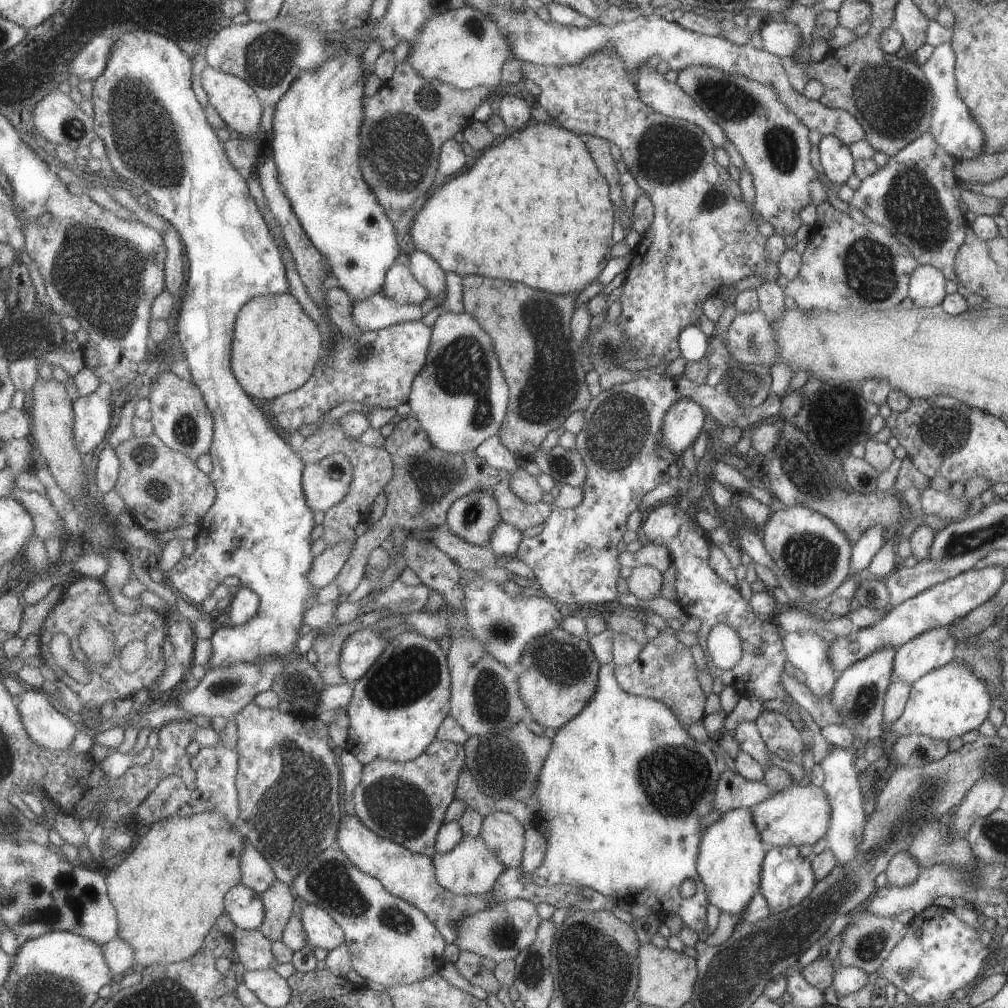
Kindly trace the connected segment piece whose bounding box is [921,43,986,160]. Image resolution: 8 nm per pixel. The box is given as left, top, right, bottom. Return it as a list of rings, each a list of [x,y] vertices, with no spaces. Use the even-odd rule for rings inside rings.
[[[942,43],[933,50],[930,60],[921,66],[928,82],[934,90],[934,110],[932,111],[932,124],[929,132],[936,140],[938,146],[942,146],[950,156],[957,160],[978,158],[982,155],[982,146],[986,142],[982,128],[972,118],[970,110],[958,96],[955,75],[955,54],[951,43]]]

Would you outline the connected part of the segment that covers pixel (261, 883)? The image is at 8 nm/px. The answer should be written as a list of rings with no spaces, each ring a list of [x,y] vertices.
[[[246,841],[246,850],[242,854],[242,882],[256,892],[268,892],[272,886],[276,886],[279,878],[274,865],[254,844]]]

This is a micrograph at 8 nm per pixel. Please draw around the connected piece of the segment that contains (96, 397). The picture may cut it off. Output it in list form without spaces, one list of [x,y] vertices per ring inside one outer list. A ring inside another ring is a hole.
[[[98,392],[90,396],[80,396],[75,402],[76,409],[76,442],[80,452],[92,452],[108,438],[108,432],[114,422],[114,404],[109,398]]]

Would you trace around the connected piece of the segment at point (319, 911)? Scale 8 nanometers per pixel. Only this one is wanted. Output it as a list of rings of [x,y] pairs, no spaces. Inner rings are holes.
[[[300,902],[300,914],[309,936],[309,942],[315,948],[324,948],[329,953],[346,944],[347,932],[338,924],[338,920],[317,904]]]

